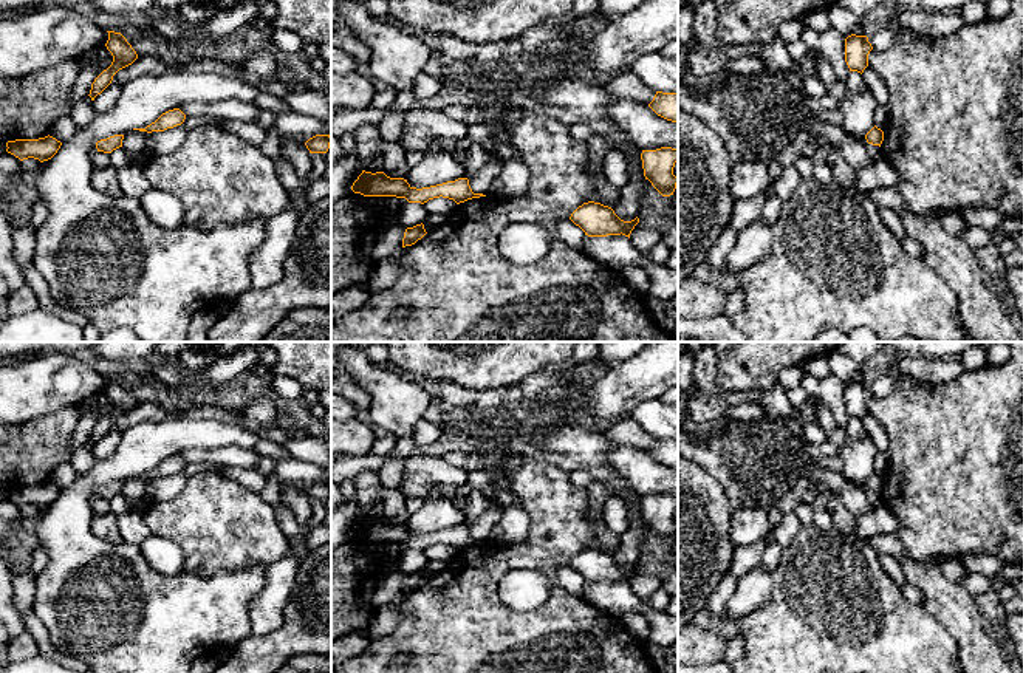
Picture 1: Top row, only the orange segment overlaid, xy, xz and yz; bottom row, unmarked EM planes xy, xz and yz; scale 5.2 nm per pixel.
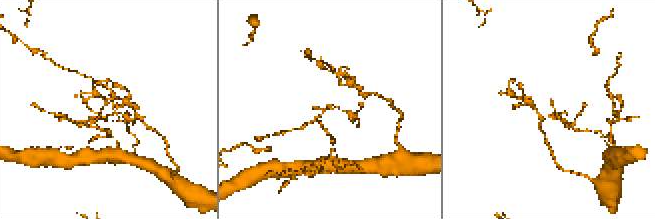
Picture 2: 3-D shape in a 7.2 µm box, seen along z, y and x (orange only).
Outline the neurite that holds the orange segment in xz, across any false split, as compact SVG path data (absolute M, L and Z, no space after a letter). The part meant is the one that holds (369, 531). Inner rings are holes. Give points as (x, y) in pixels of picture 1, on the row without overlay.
M365 518L353 529L351 537L364 543L396 543L405 545L409 549L427 549L433 545L449 545L457 551L472 545L486 543L483 540L474 540L467 524L458 524L443 531L416 535L412 534L404 524L390 524L384 518Z

